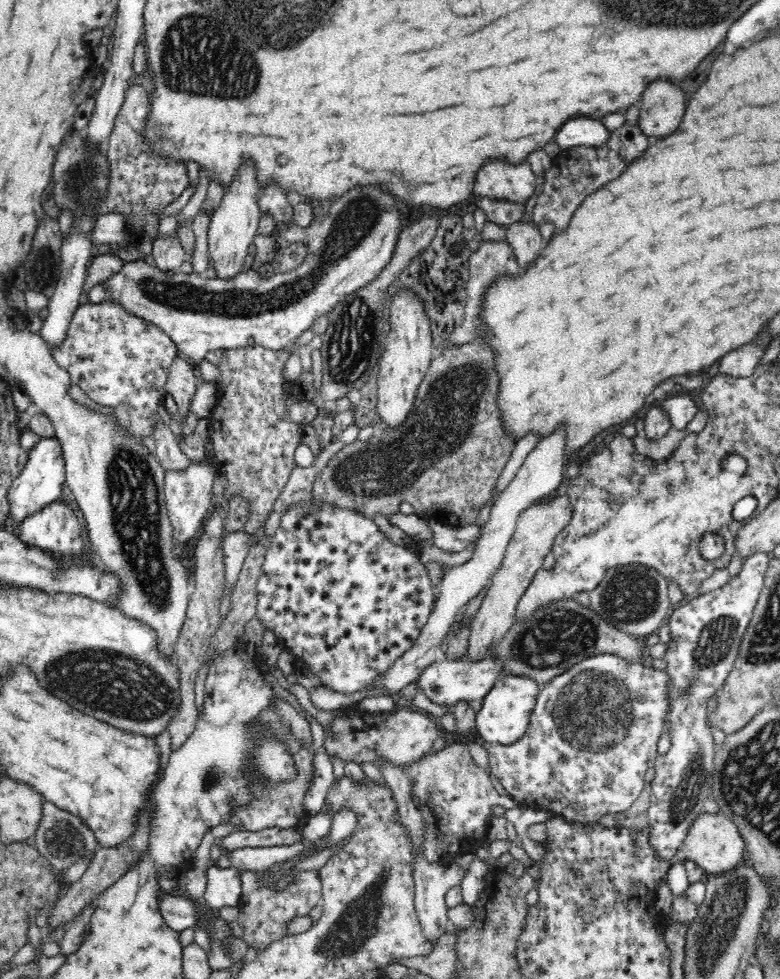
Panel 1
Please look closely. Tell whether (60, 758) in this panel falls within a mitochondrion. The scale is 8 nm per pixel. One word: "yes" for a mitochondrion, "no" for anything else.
no

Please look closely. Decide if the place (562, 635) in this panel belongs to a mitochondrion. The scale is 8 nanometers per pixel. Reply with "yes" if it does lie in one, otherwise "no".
yes

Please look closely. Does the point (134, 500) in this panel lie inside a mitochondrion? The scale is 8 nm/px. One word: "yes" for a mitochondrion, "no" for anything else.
yes

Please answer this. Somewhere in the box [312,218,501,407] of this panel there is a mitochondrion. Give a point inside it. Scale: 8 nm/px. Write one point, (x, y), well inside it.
(352, 348)

